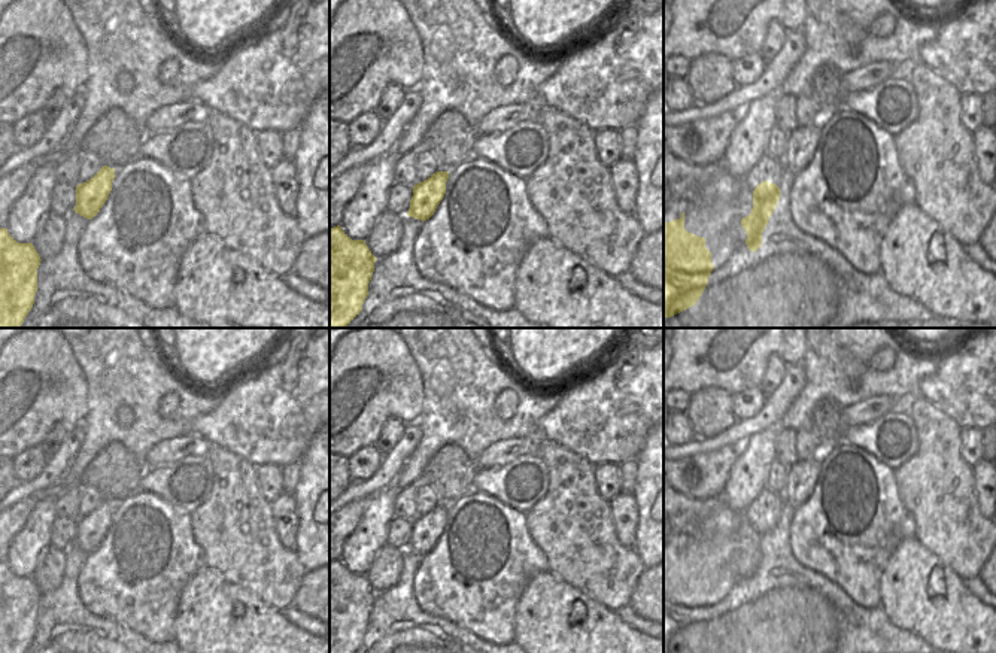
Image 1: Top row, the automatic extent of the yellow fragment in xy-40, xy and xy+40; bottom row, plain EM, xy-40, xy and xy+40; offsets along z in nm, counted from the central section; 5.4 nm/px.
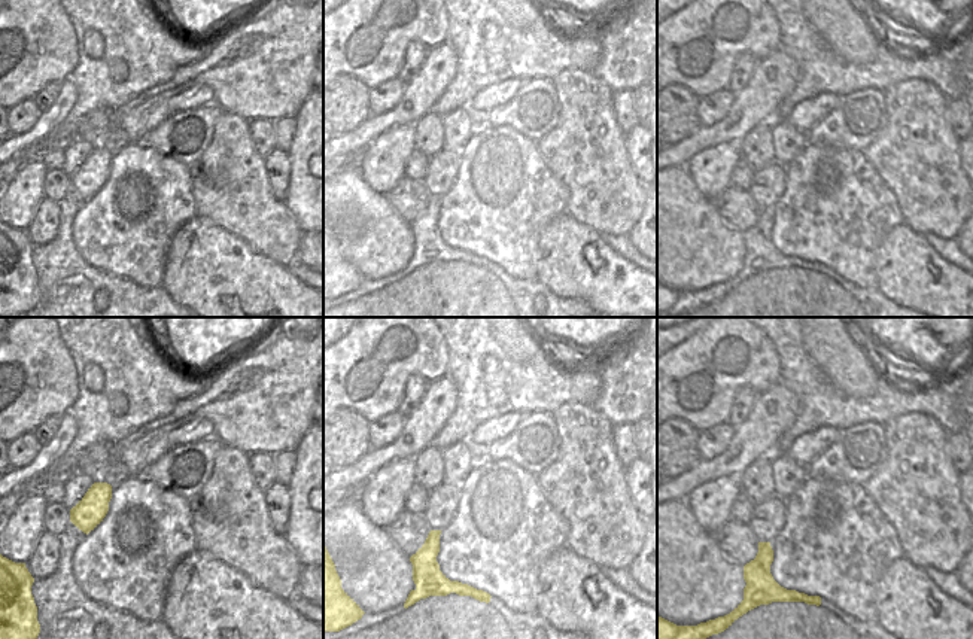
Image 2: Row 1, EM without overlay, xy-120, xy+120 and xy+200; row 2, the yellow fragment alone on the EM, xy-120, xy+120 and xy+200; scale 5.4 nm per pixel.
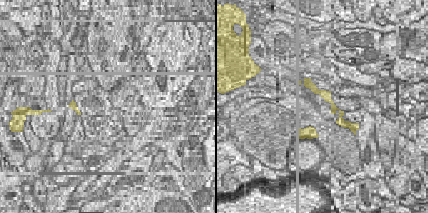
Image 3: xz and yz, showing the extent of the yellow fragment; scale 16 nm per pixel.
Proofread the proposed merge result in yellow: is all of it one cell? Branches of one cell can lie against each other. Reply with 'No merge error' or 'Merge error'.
Merge error

